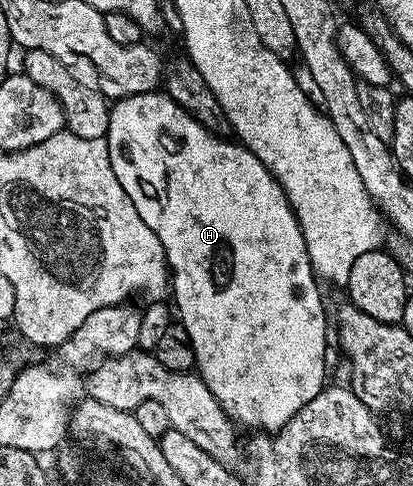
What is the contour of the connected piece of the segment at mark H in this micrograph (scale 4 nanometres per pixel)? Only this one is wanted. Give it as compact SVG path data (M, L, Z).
M156 89L156 90L153 90L153 91L152 91L152 92L144 92L144 93L143 93L143 94L137 94L137 95L136 95L136 96L128 96L128 97L127 97L127 98L120 98L120 99L117 99L117 101L115 101L115 102L114 102L114 103L113 103L113 105L111 105L111 107L110 107L110 123L109 123L109 124L108 124L108 132L107 132L107 133L106 133L106 137L105 137L105 139L106 139L106 143L107 143L107 144L108 144L108 156L109 156L109 157L110 157L110 159L111 159L111 160L112 160L112 172L116 172L116 180L120 180L120 188L124 188L124 192L128 192L128 200L132 200L132 201L133 201L133 202L134 202L134 203L135 203L135 204L136 204L136 212L140 212L140 220L144 220L144 224L148 224L148 225L149 225L149 226L150 226L150 227L151 227L151 228L152 228L152 232L156 232L156 233L157 233L157 234L158 234L158 239L159 239L159 240L160 240L160 244L161 244L161 245L162 245L162 247L164 247L164 249L165 249L165 250L166 250L166 265L167 265L167 267L168 267L168 270L169 270L169 273L170 273L170 274L171 274L171 275L172 275L172 294L173 294L173 290L174 290L174 302L175 302L175 303L174 303L174 302L173 302L173 305L174 305L174 306L175 306L175 307L176 307L176 314L177 314L177 317L178 317L178 314L179 314L179 316L180 316L180 317L182 317L182 318L179 318L179 319L180 319L180 324L181 324L181 326L182 326L182 327L183 327L183 328L185 328L185 329L186 329L186 331L187 331L187 332L188 332L188 336L189 336L189 337L190 337L190 343L191 343L191 344L192 344L192 348L193 348L193 349L194 349L194 364L195 364L195 367L196 367L196 373L197 373L197 375L198 375L198 377L200 377L200 378L202 378L202 379L203 379L203 380L204 380L204 384L208 384L208 392L212 392L212 396L216 396L216 400L217 400L217 401L218 401L218 402L219 402L219 403L220 403L220 404L221 404L221 405L222 405L222 410L223 410L223 412L225 412L225 413L226 413L226 415L228 415L228 417L229 417L229 418L232 418L232 419L234 419L234 421L235 421L235 423L237 423L237 425L238 425L238 426L239 426L239 427L242 427L242 426L271 426L271 427L270 427L270 428L269 428L269 429L270 429L270 430L271 430L271 431L274 431L274 432L277 432L277 431L279 431L279 430L281 430L281 429L282 429L282 426L283 426L283 425L284 425L284 424L288 424L288 420L289 420L289 419L290 419L290 418L291 418L291 417L292 417L292 416L296 416L296 412L300 412L300 408L304 408L304 404L308 404L308 403L309 403L309 402L311 402L311 400L313 400L313 399L314 399L314 397L316 397L316 396L317 396L317 395L318 395L318 393L320 393L320 392L321 392L321 391L322 391L322 389L324 389L324 387L325 387L325 386L326 386L326 385L327 385L327 382L328 382L328 379L326 379L326 306L325 306L325 304L324 304L324 303L322 303L322 294L321 294L321 292L320 292L320 291L318 291L318 285L320 285L320 282L319 282L319 279L318 279L318 278L317 278L317 277L316 277L316 275L315 275L315 273L314 273L314 269L313 269L313 268L312 268L312 264L311 264L311 263L310 263L310 257L309 257L309 256L308 256L308 248L307 248L307 247L306 247L306 241L305 241L305 240L304 240L304 236L303 236L303 235L302 235L302 229L301 229L301 228L300 228L300 224L299 224L299 223L298 223L298 217L296 217L296 216L295 216L295 214L294 214L294 209L293 209L293 208L291 208L291 206L290 206L290 201L289 201L289 200L288 200L288 199L287 199L287 198L286 198L286 194L285 194L285 193L284 193L284 192L283 192L283 191L282 191L282 185L281 185L281 184L279 184L279 182L277 182L277 181L276 181L276 180L275 180L275 178L274 178L274 176L273 176L273 174L271 174L271 173L270 173L270 170L269 170L269 168L268 168L268 167L266 167L266 165L264 165L264 164L263 164L263 163L262 163L262 161L260 161L260 160L259 160L259 158L258 158L258 157L256 157L256 155L255 155L255 154L254 154L254 153L253 153L253 152L252 152L252 151L251 151L251 150L249 150L249 149L248 149L248 147L246 147L246 146L243 146L243 145L241 145L241 144L239 144L239 143L238 143L238 142L237 142L237 141L234 141L234 140L231 140L231 142L229 142L229 140L228 140L228 139L226 139L226 138L222 138L222 137L226 137L226 136L219 136L219 135L218 135L218 134L217 134L217 133L215 133L215 131L213 131L213 130L211 130L211 129L210 129L210 127L208 127L208 126L206 126L206 125L204 125L204 124L203 124L203 123L202 123L202 122L199 122L199 121L198 121L198 119L197 119L197 118L195 118L195 117L194 117L194 115L193 115L193 114L189 114L189 112L187 112L187 111L186 111L186 109L184 109L184 108L183 108L183 106L182 106L182 105L180 105L180 103L178 103L178 102L177 102L177 101L176 101L176 100L172 100L172 99L171 99L171 98L170 98L170 95L169 95L169 94L167 94L167 93L165 93L165 92L163 92L163 91L162 91L162 90L161 90L161 89Z

